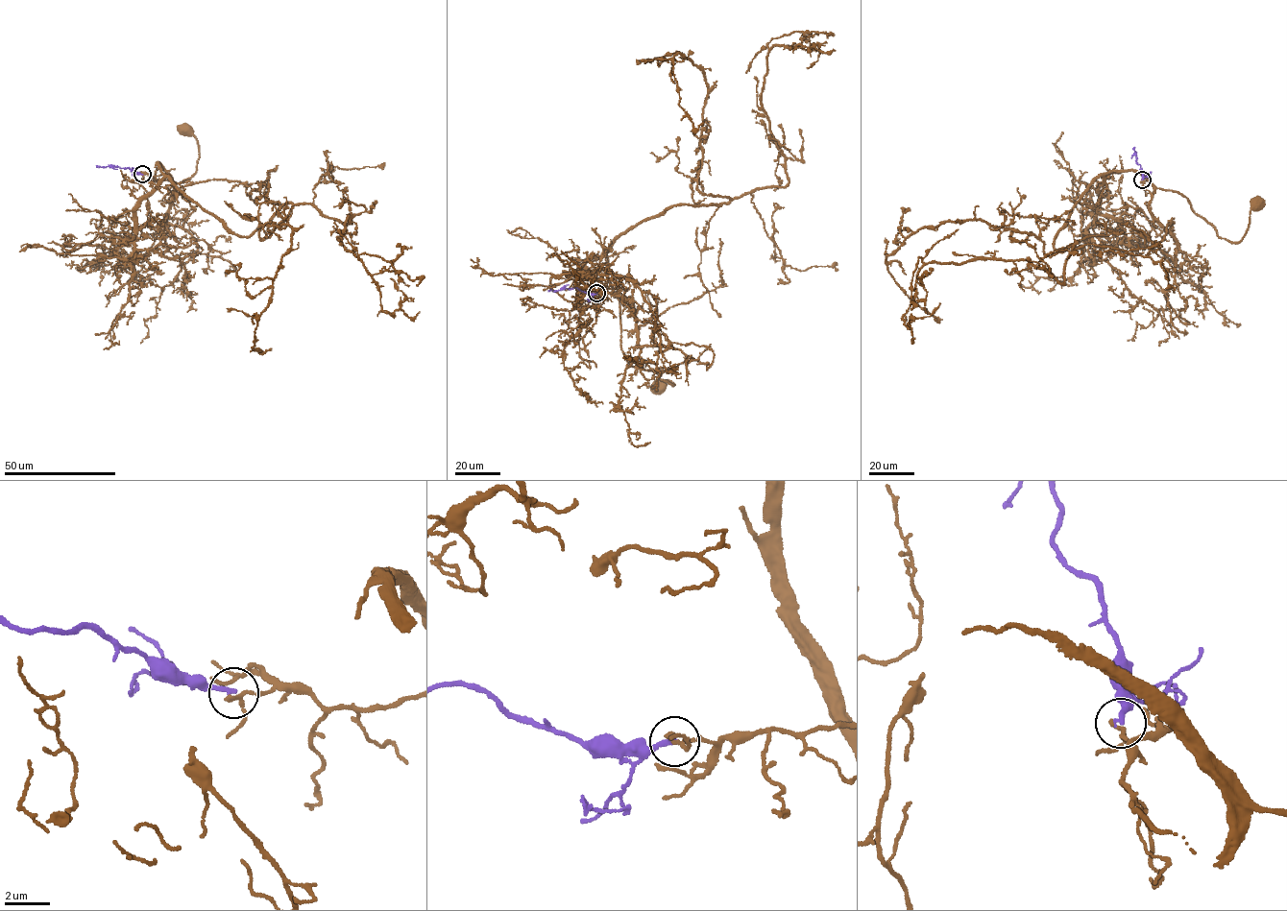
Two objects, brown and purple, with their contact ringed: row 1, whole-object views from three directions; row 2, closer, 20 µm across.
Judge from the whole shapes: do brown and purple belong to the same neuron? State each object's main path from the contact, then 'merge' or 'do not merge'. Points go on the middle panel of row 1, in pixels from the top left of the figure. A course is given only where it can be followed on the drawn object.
brown via (597, 293), (619, 292), (623, 297), (621, 350), (630, 365), (674, 384), (668, 380), (660, 386) | purple via (597, 293), (586, 293), (576, 288), (548, 291) | do not merge

